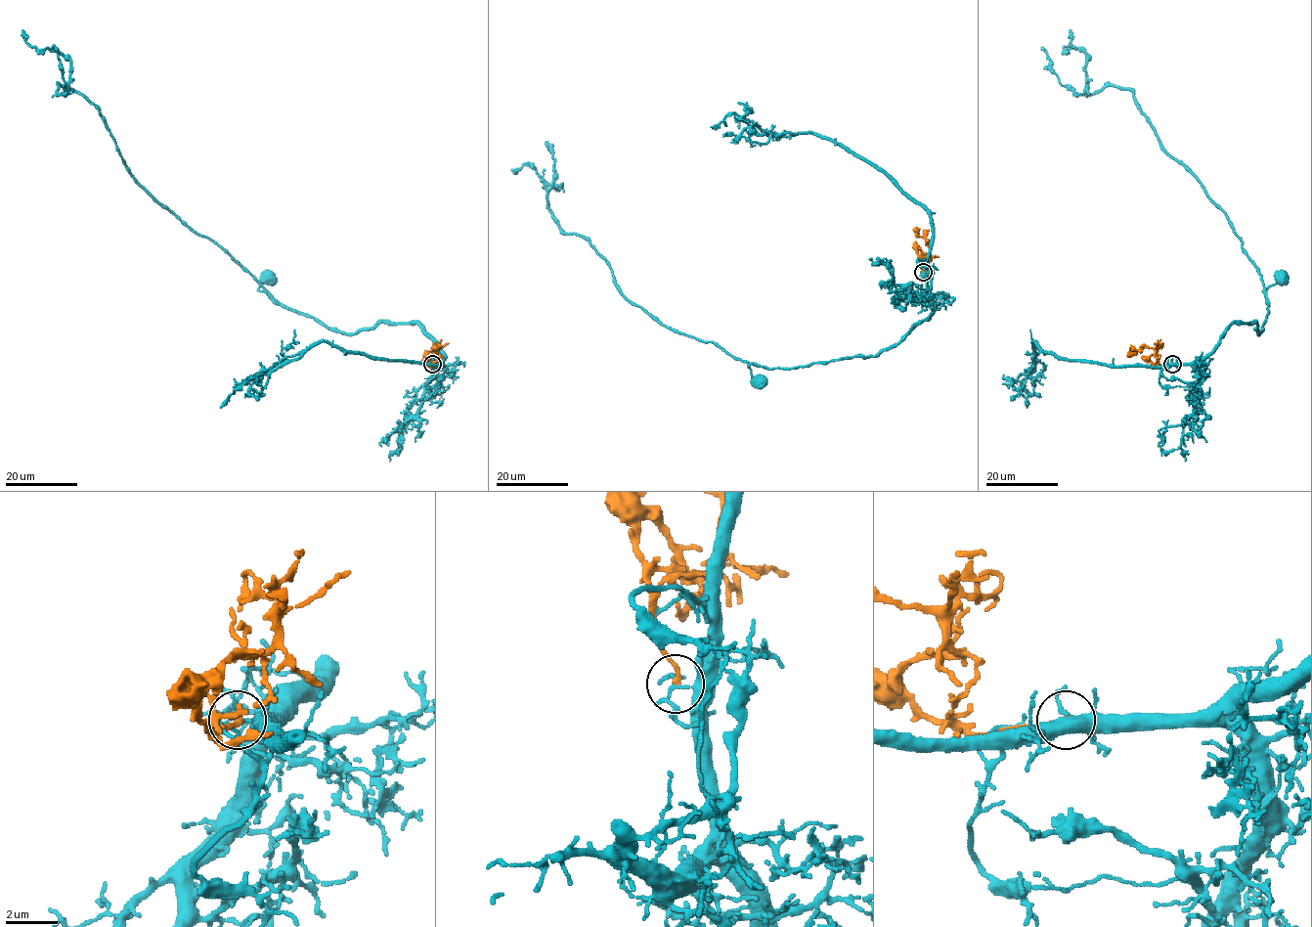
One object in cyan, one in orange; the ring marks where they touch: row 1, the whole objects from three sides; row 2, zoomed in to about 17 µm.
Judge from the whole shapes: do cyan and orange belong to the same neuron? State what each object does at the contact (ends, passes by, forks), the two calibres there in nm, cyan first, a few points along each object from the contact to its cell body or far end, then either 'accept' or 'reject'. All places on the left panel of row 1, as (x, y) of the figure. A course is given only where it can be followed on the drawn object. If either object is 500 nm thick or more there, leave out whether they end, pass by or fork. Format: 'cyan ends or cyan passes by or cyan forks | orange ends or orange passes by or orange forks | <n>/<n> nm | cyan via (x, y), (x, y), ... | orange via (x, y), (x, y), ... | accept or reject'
cyan forks | orange ends | 150/170 nm | cyan via (432, 364), (443, 352), (417, 323), (377, 322), (354, 333), (330, 331), (258, 289), (267, 279) | orange via (432, 364), (428, 365), (435, 362), (438, 346), (424, 356) | reject

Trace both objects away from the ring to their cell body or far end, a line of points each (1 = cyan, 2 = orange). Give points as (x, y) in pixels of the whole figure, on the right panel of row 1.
1: (1172, 364), (1197, 362), (1203, 358), (1233, 323), (1255, 322), (1259, 333), (1268, 314), (1263, 291), (1280, 279)
2: (1172, 364), (1158, 365), (1159, 356), (1147, 346), (1127, 356)

